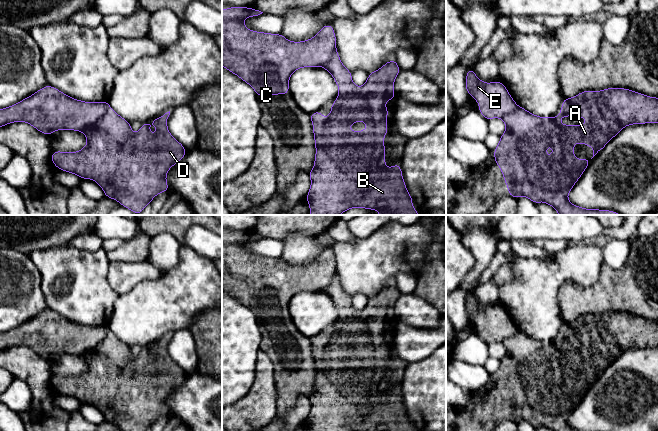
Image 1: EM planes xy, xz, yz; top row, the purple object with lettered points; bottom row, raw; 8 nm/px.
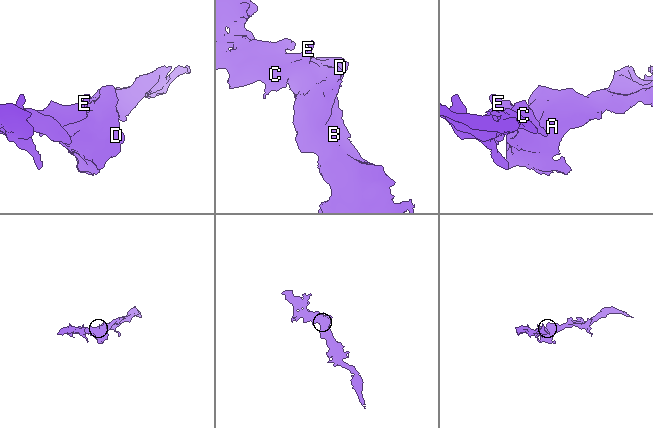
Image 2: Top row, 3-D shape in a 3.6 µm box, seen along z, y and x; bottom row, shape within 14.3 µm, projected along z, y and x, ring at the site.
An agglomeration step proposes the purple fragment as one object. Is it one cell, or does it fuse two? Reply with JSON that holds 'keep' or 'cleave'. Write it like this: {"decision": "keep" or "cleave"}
{"decision": "cleave"}

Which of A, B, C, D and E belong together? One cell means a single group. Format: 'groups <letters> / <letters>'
groups A B D / C E

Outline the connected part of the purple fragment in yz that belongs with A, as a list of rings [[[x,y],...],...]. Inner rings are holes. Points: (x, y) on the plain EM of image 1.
[[[605,312],[602,315],[592,315],[592,314],[586,314],[583,315],[576,320],[572,322],[564,322],[561,330],[561,336],[556,339],[555,342],[550,341],[539,341],[537,339],[533,339],[526,333],[517,330],[513,337],[509,337],[503,341],[503,345],[506,350],[506,354],[503,359],[500,360],[500,365],[497,369],[497,371],[493,374],[494,375],[494,384],[496,388],[500,391],[500,394],[504,400],[504,406],[508,410],[508,419],[515,421],[518,423],[520,420],[525,420],[529,422],[534,428],[537,428],[539,426],[545,426],[549,428],[552,431],[579,431],[573,429],[568,423],[567,420],[570,417],[571,413],[575,409],[575,407],[579,404],[583,396],[586,394],[588,389],[590,388],[591,383],[576,383],[574,381],[574,368],[582,367],[584,369],[591,370],[593,372],[593,381],[601,375],[606,368],[614,362],[624,351],[632,348],[646,348],[646,347],[658,347],[658,322],[650,321],[647,319],[644,319],[642,317],[634,316],[630,313],[626,312]],[[568,340],[577,340],[577,341],[585,341],[586,342],[586,348],[585,349],[562,349],[559,344],[562,341],[568,341]],[[547,369],[551,369],[553,371],[553,379],[551,381],[546,380],[546,372]]]

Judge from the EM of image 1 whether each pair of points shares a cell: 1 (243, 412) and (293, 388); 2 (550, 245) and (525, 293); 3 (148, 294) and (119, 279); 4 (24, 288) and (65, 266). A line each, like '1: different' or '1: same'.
1: same
2: different
3: different
4: different

